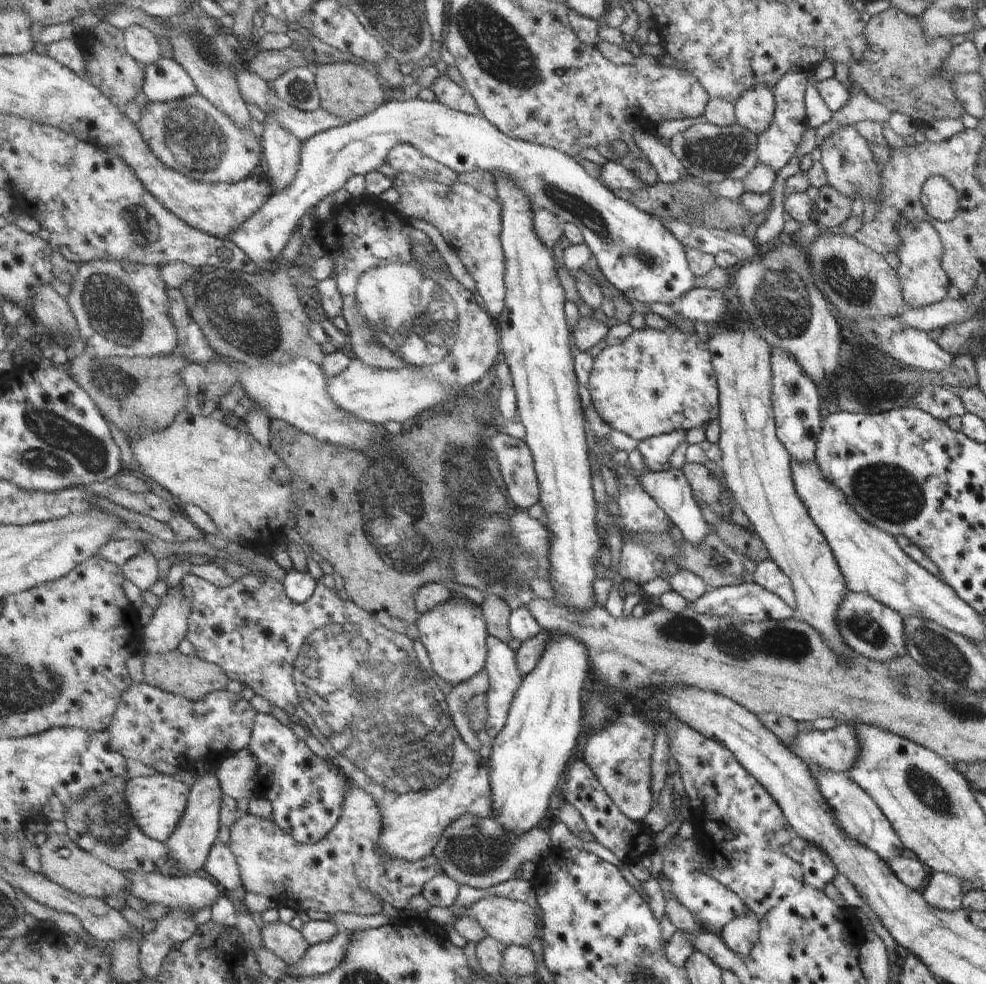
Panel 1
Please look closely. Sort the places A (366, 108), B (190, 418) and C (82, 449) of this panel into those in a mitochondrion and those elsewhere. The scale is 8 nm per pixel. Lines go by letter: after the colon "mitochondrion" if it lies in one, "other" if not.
A: other
B: other
C: mitochondrion

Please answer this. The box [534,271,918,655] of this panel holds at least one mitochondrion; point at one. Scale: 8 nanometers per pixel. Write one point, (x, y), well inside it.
(867, 629)

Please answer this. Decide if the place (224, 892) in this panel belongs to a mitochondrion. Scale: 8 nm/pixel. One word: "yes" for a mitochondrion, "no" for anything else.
no

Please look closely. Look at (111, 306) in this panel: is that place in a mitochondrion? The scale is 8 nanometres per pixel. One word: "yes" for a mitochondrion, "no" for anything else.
yes

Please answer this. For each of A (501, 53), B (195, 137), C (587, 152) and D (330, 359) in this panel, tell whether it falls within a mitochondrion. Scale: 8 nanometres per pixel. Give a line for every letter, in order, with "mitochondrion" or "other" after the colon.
A: mitochondrion
B: mitochondrion
C: other
D: other

